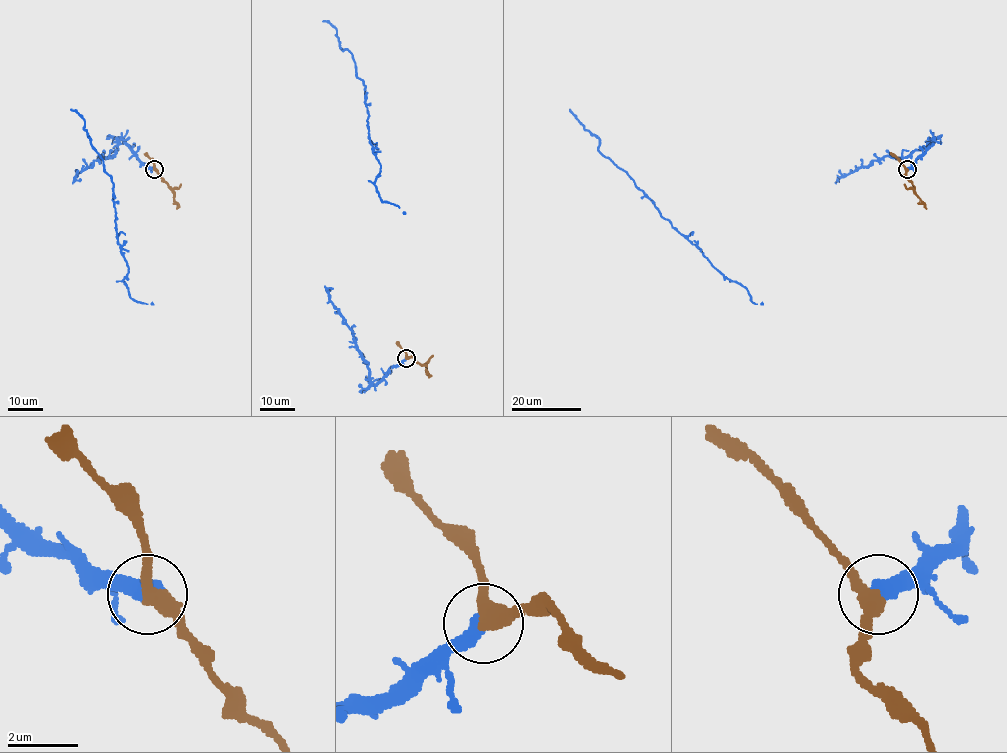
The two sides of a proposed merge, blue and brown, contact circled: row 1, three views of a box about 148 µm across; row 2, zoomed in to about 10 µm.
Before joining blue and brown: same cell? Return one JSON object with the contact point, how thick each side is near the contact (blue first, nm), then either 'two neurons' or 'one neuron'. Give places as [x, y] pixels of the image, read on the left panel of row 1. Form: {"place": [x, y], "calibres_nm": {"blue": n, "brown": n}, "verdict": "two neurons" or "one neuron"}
{"place": [154, 169], "calibres_nm": {"blue": 550, "brown": 380}, "verdict": "two neurons"}

